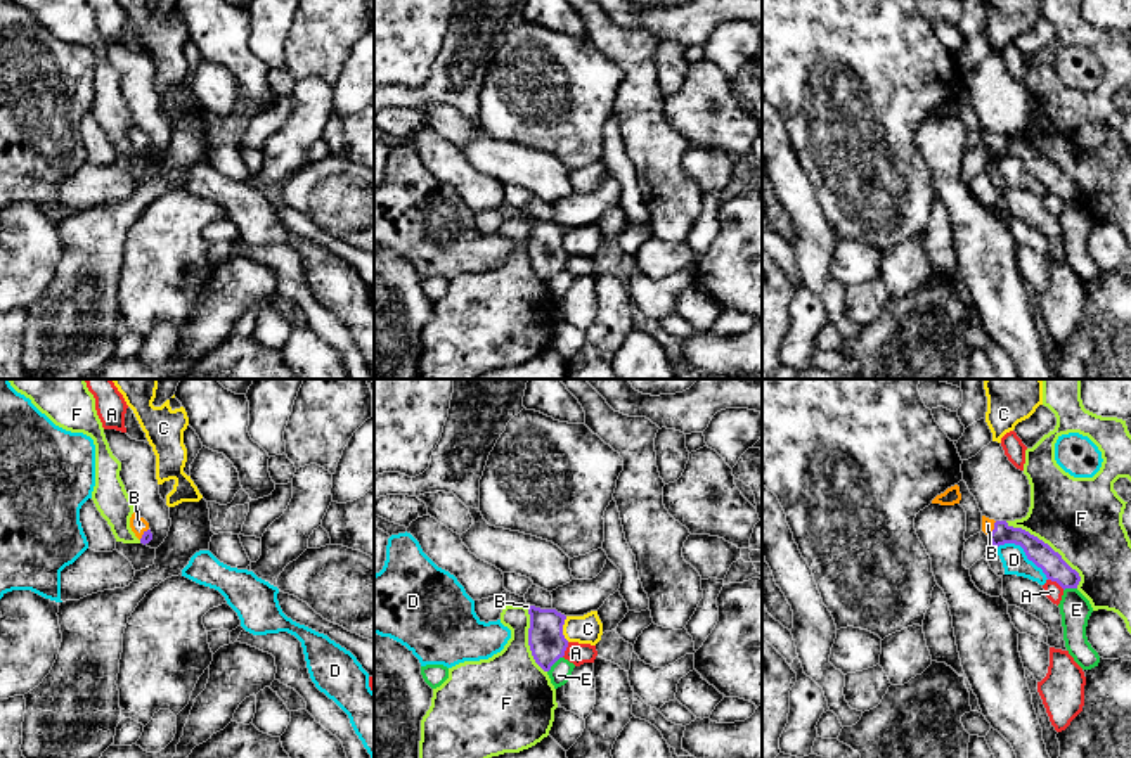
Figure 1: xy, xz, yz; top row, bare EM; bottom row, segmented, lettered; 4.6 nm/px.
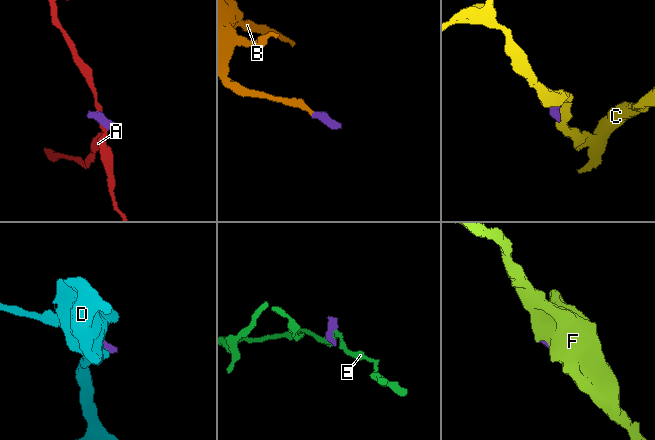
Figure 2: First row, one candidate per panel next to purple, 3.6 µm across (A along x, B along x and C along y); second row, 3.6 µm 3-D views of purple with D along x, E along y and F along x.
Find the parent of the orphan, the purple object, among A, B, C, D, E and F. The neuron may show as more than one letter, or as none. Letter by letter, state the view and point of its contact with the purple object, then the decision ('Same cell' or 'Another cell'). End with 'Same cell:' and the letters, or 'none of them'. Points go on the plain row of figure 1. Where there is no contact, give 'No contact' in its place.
A: Touches purple at yz (1057, 194). Another cell
B: Touches purple at yz (995, 141). Same cell
C: Touches purple at xz (562, 241). Another cell
D: Touches purple at yz (1024, 163). Another cell
E: Touches purple at xz (553, 276). Another cell
F: Touches purple at yz (1046, 156). Another cell
Same cell: B

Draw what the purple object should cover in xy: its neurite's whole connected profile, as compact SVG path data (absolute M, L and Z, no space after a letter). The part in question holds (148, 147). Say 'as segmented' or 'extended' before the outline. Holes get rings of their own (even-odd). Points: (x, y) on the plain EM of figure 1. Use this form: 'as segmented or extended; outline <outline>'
extended; outline M132 126L130 130L130 140L135 145L135 149L140 152L140 156L149 156L152 152L152 145L149 142L149 135L140 130L139 126Z

